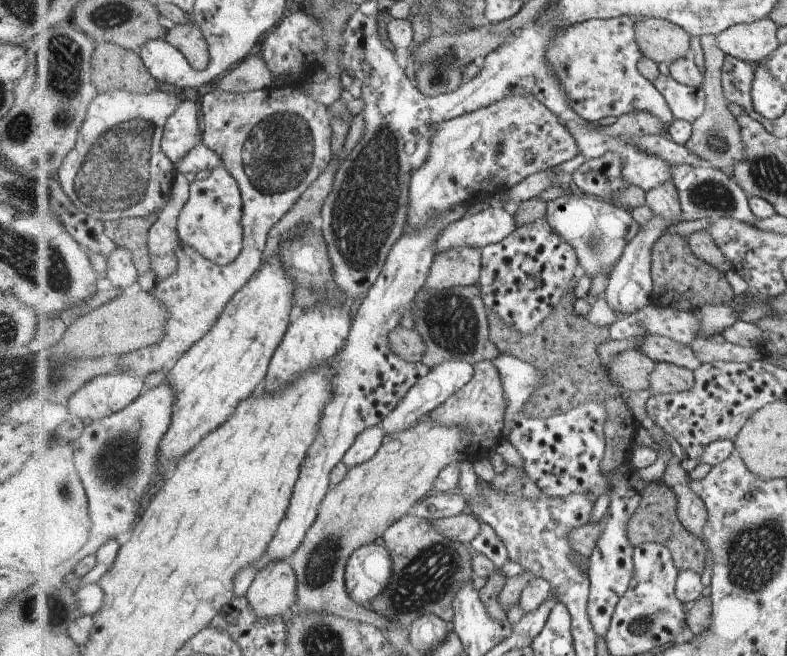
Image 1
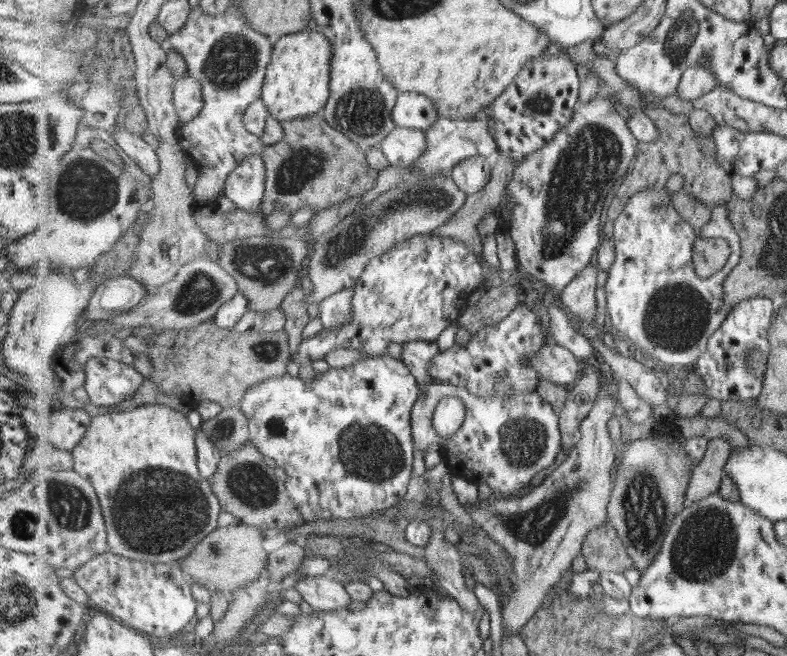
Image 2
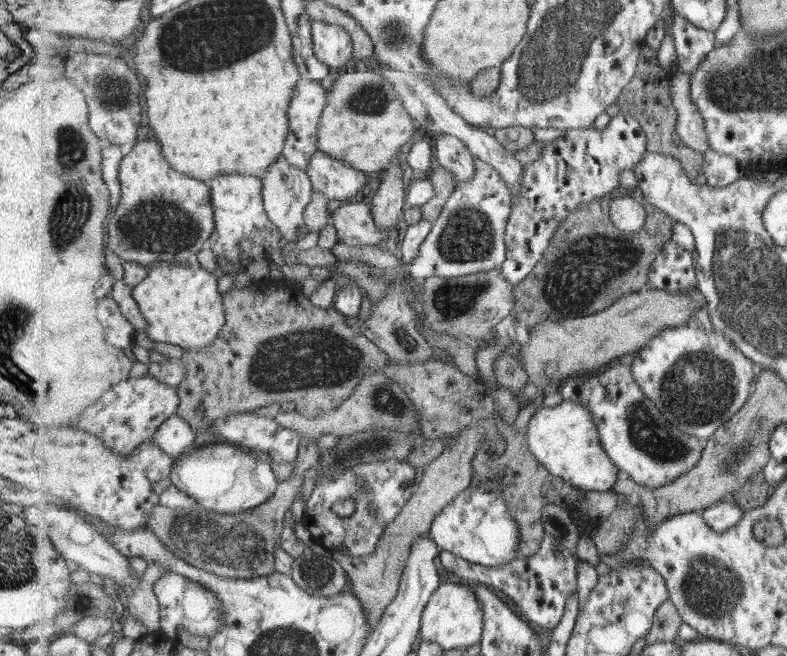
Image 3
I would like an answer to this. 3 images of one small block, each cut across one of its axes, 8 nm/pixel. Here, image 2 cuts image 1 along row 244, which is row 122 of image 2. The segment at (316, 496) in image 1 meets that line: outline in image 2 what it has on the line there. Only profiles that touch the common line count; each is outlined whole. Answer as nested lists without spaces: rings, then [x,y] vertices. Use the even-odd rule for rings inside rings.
[[[403,92],[398,96],[392,117],[397,127],[428,131],[441,116],[428,96],[420,92]]]

